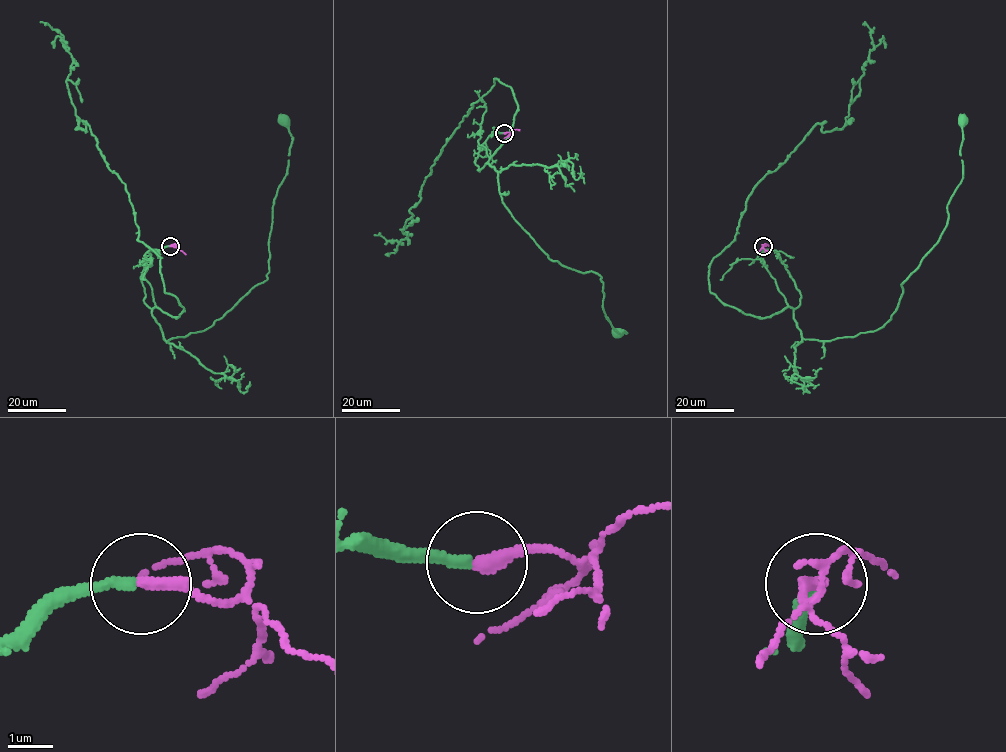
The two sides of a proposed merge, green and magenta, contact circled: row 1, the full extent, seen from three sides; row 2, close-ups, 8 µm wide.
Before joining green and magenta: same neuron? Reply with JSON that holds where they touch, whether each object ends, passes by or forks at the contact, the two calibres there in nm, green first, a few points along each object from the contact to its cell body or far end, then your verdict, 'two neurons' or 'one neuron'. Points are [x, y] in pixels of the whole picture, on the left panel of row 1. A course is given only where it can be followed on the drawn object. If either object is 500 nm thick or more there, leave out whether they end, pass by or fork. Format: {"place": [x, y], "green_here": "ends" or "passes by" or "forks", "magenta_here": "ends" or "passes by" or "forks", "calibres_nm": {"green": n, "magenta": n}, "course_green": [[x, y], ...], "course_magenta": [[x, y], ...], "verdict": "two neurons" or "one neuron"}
{"place": [170, 246], "green_here": "ends", "magenta_here": "ends", "calibres_nm": {"green": 220, "magenta": 300}, "course_green": [[170, 246], [145, 254], [141, 279], [165, 340], [209, 328], [267, 279], [273, 205], [292, 142], [284, 118]], "course_magenta": [[170, 246], [177, 247], [186, 254]], "verdict": "one neuron"}

